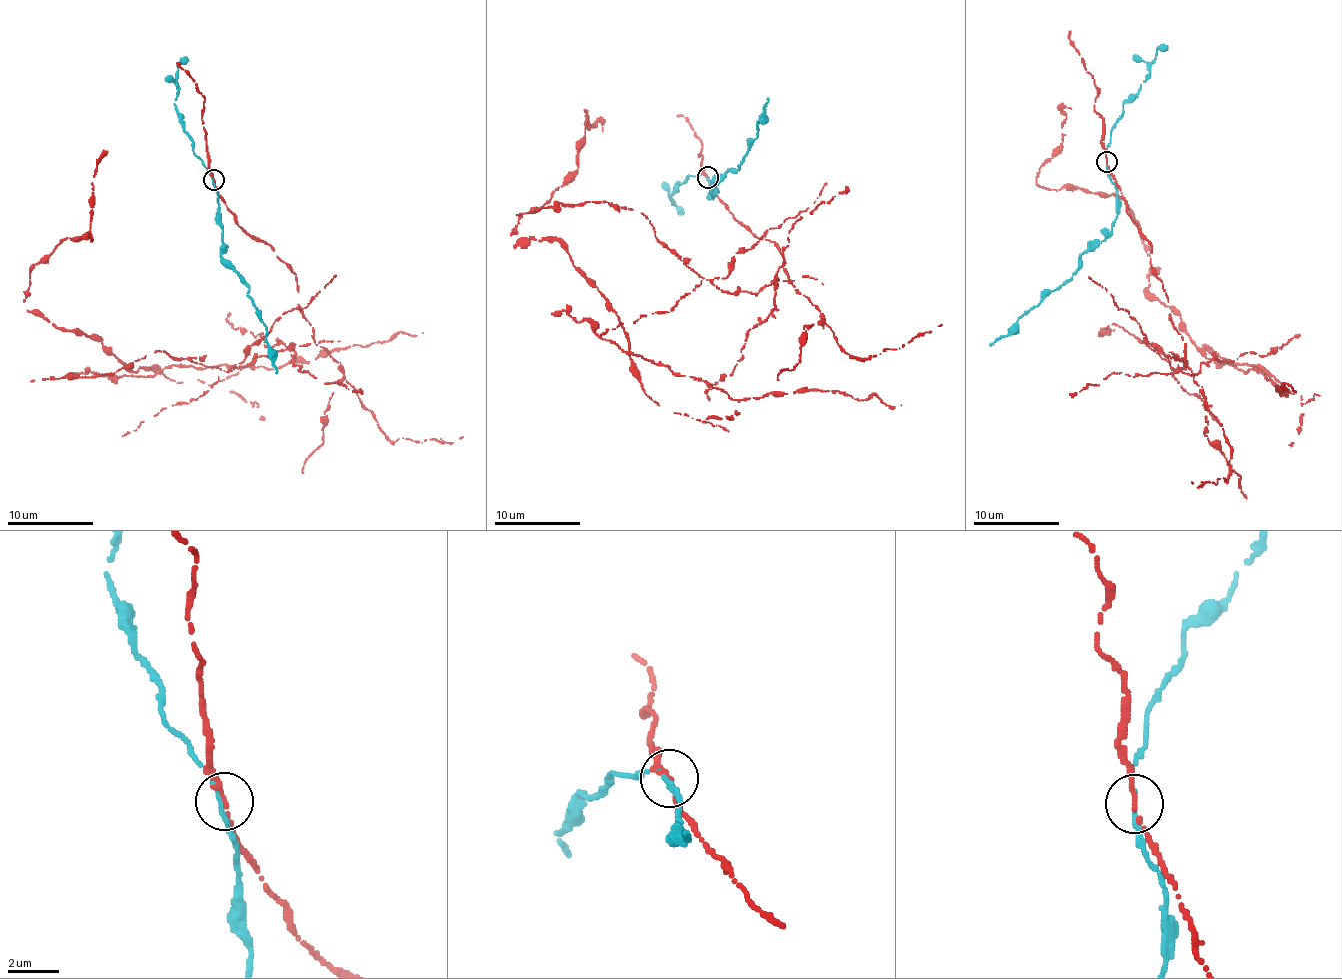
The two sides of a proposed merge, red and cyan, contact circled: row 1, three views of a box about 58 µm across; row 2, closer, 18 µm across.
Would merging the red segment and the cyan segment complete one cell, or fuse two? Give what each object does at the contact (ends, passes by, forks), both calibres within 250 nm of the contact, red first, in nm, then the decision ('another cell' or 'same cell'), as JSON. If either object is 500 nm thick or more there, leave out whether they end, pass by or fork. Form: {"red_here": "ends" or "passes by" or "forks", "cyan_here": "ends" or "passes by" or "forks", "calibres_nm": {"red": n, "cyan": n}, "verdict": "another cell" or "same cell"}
{"red_here": "passes by", "cyan_here": "ends", "calibres_nm": {"red": 170, "cyan": 220}, "verdict": "another cell"}

